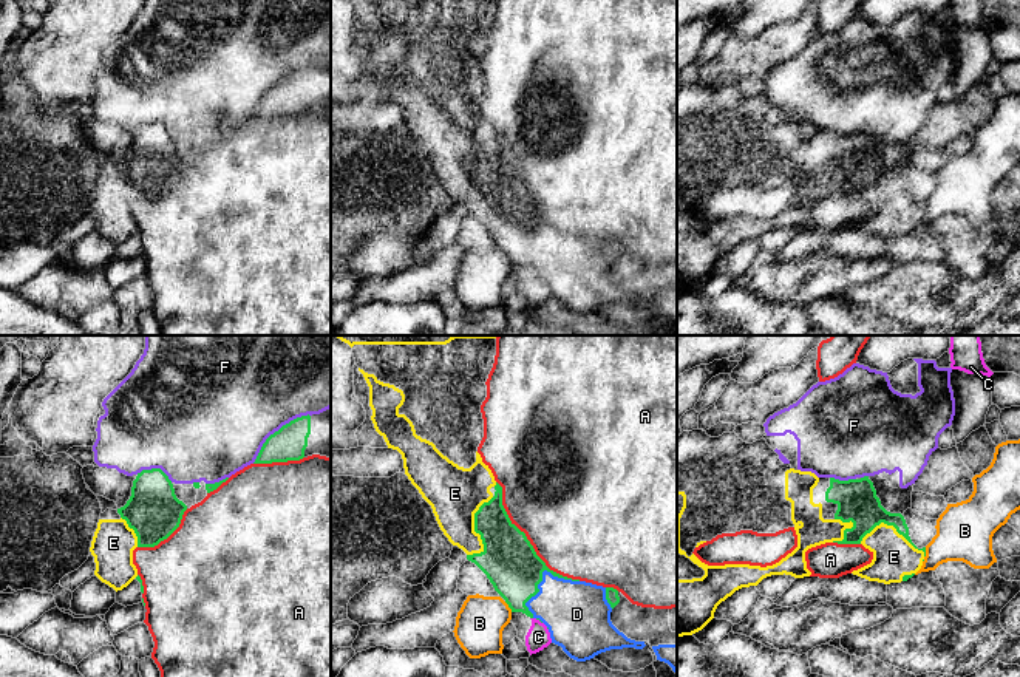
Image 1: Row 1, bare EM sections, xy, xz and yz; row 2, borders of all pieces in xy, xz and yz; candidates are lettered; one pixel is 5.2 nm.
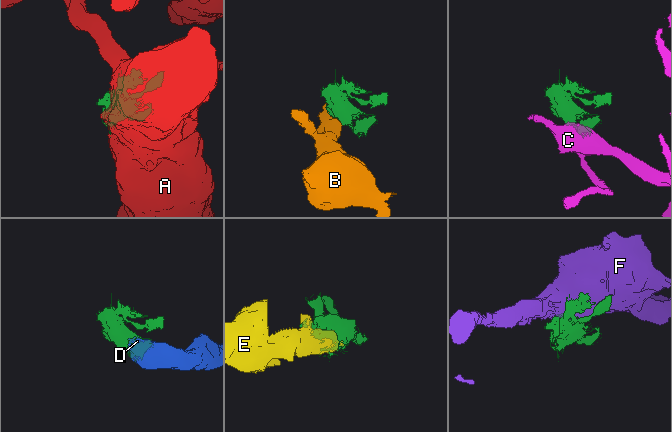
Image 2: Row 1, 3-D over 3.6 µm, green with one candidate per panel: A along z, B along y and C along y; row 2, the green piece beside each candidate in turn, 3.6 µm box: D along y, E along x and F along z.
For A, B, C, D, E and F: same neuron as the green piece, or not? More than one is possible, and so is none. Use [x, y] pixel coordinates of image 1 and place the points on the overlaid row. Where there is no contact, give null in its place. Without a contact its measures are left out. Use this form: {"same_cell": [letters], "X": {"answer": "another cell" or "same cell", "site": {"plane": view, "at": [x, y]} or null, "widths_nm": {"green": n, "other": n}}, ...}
{"same_cell": ["D", "E"], "A": {"answer": "another cell", "site": {"plane": "xz", "at": [527, 540]}, "widths_nm": {"green": 280, "other": 500}}, "B": {"answer": "another cell", "site": {"plane": "xz", "at": [509, 606]}, "widths_nm": {"green": 280, "other": 260}}, "C": {"answer": "another cell", "site": {"plane": "xz", "at": [538, 619]}, "widths_nm": {"green": 20, "other": 130}}, "D": {"answer": "same cell", "site": {"plane": "xz", "at": [544, 569]}, "widths_nm": {"green": 280, "other": 300}}, "E": {"answer": "same cell", "site": {"plane": "xz", "at": [475, 529]}, "widths_nm": {"green": 280, "other": 280}}, "F": {"answer": "another cell", "site": {"plane": "xy", "at": [275, 432]}, "widths_nm": {"green": 180, "other": 500}}}

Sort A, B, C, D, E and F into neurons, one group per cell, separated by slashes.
A / B / C / D E / F

